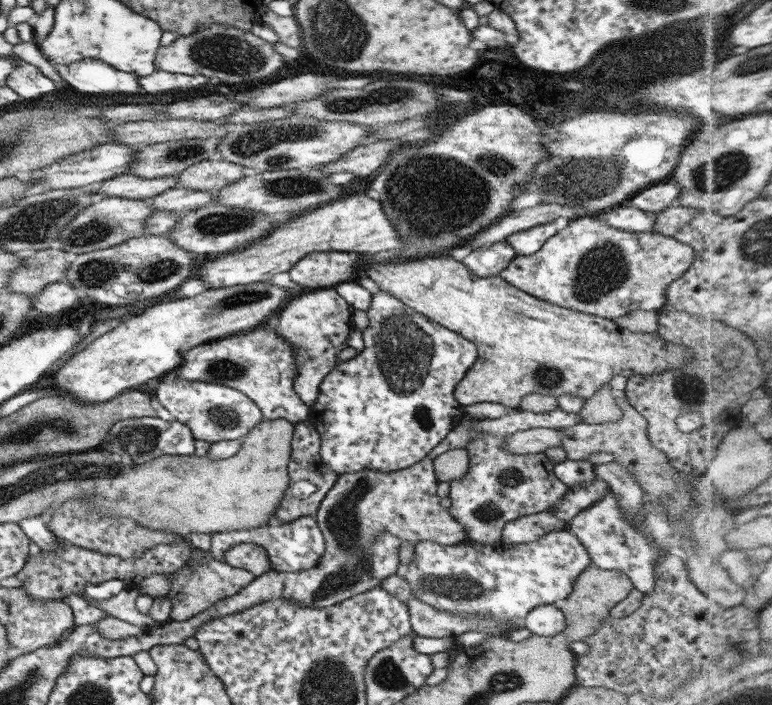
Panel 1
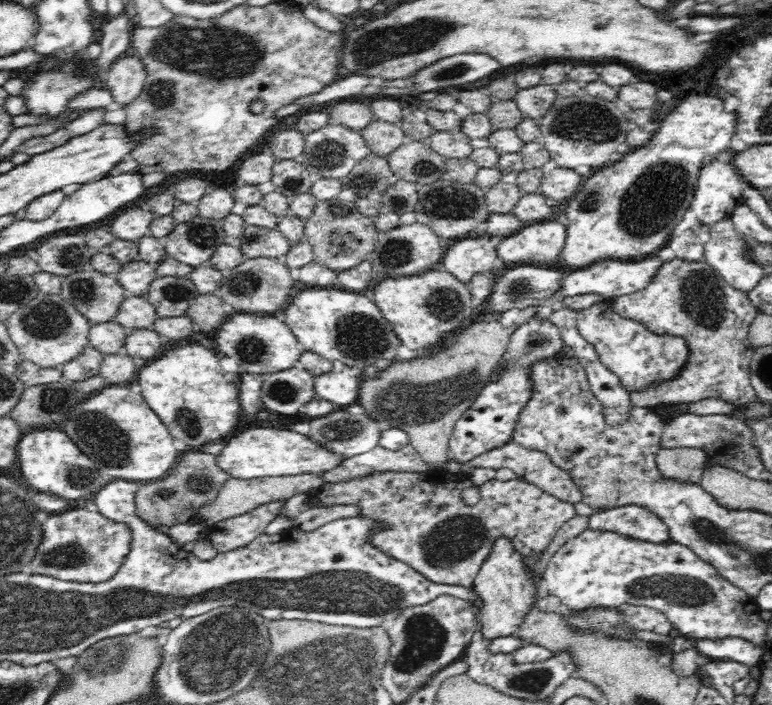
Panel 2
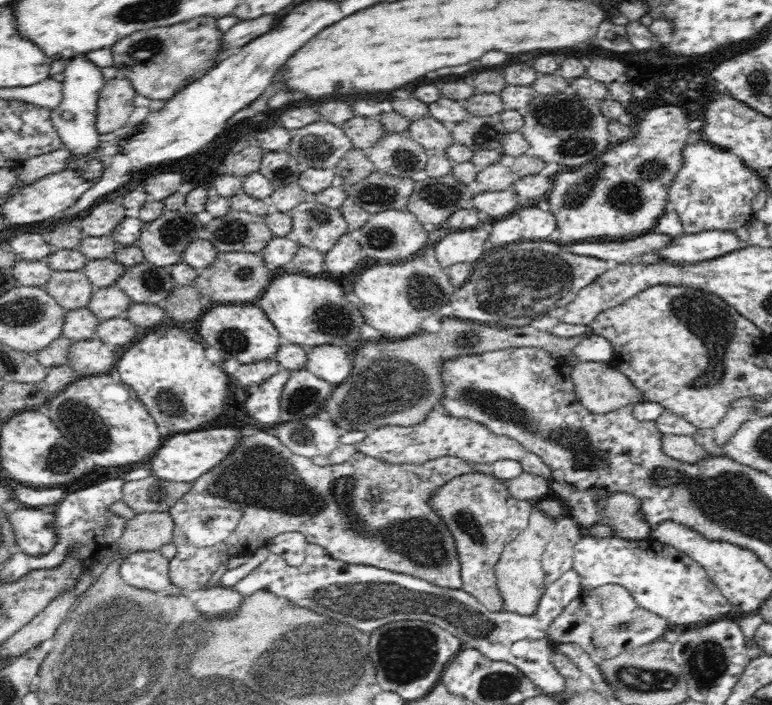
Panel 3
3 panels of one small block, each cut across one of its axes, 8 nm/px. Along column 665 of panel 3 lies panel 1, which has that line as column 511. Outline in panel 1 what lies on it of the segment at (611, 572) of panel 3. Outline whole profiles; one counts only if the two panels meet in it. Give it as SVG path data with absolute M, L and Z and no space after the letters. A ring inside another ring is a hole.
M557 530L549 531L533 542L519 544L505 544L501 540L492 545L467 541L442 545L419 541L414 544L413 559L407 563L407 568L400 570L400 574L411 589L413 598L441 612L465 617L517 620L535 606L553 604L555 600L567 597L573 589L576 576L589 564L587 550L581 546L575 535L569 530Z

